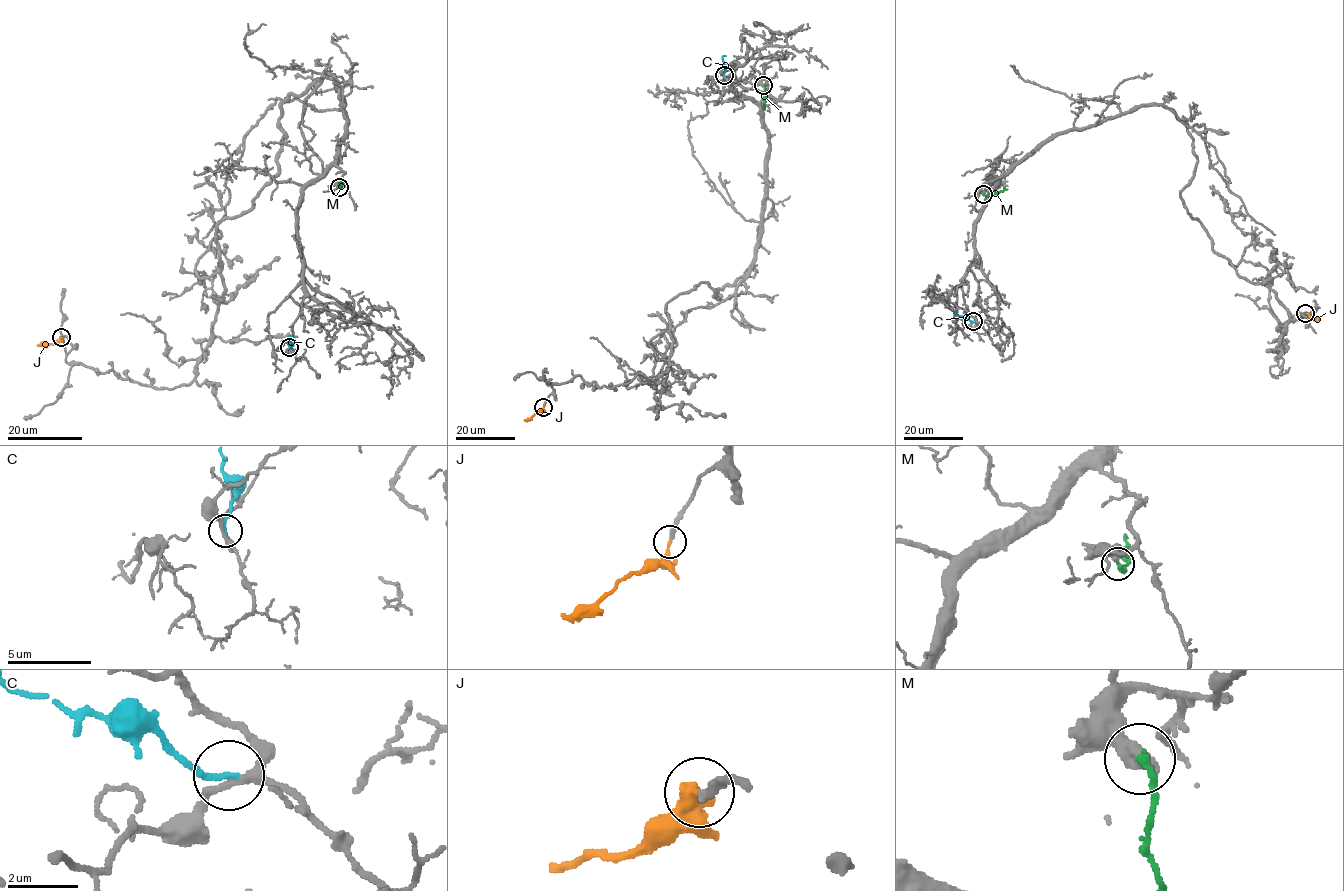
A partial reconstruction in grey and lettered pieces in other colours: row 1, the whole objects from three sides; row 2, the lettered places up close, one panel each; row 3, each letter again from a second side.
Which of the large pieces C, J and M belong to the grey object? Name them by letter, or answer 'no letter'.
J

